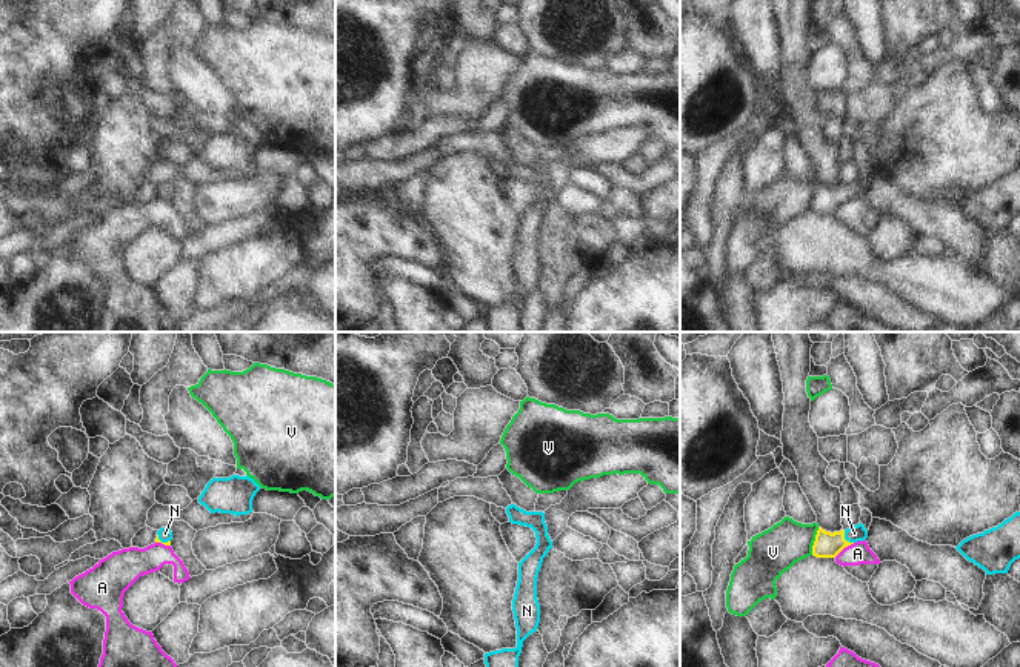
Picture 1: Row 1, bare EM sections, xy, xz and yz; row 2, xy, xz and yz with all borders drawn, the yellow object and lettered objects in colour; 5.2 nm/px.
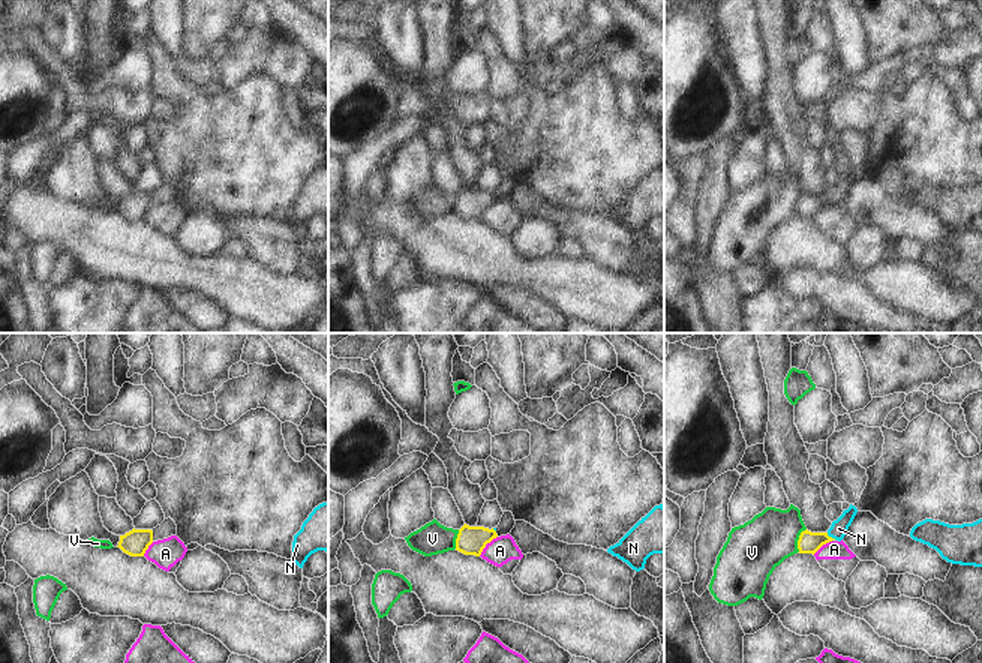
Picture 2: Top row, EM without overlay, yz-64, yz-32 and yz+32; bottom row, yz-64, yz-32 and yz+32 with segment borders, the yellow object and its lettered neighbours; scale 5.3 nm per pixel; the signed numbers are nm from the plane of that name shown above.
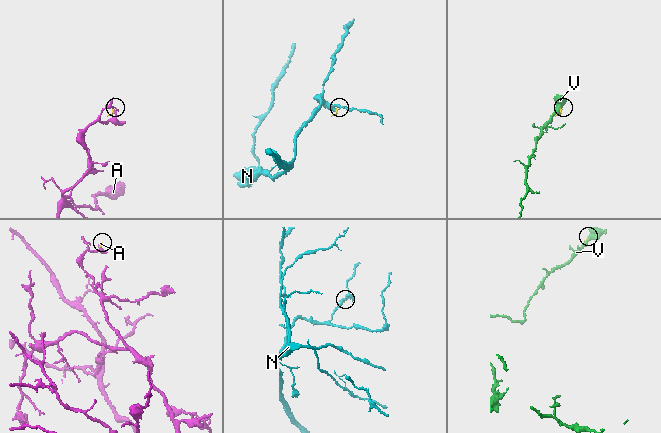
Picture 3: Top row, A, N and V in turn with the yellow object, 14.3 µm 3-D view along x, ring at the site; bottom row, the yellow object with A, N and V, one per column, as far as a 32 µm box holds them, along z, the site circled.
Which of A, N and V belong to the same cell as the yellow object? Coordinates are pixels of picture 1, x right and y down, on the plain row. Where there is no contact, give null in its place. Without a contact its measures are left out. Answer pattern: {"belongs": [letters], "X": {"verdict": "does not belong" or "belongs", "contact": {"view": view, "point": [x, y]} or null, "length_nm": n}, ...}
{"belongs": ["N"], "A": {"verdict": "does not belong", "contact": {"view": "yz", "point": [843, 203]}, "length_nm": 130}, "N": {"verdict": "belongs", "contact": {"view": "yz", "point": [843, 194]}, "length_nm": 90}, "V": {"verdict": "does not belong", "contact": {"view": "yz", "point": [814, 197]}, "length_nm": 150}}

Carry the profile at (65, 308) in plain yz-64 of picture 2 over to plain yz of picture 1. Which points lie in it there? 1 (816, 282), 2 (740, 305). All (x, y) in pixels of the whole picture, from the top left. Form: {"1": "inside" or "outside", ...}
{"1": "outside", "2": "outside"}

